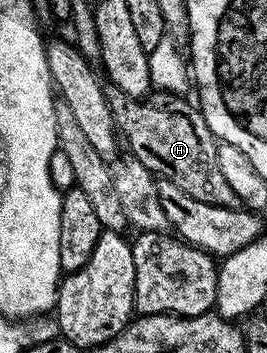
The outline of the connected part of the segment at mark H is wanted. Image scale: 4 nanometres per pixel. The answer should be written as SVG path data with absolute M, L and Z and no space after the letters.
M119 88L108 92L110 113L117 131L130 143L133 159L139 160L155 177L172 182L192 198L221 208L239 207L238 195L220 174L218 144L206 125L206 119L182 94L151 91L141 98L131 98Z

